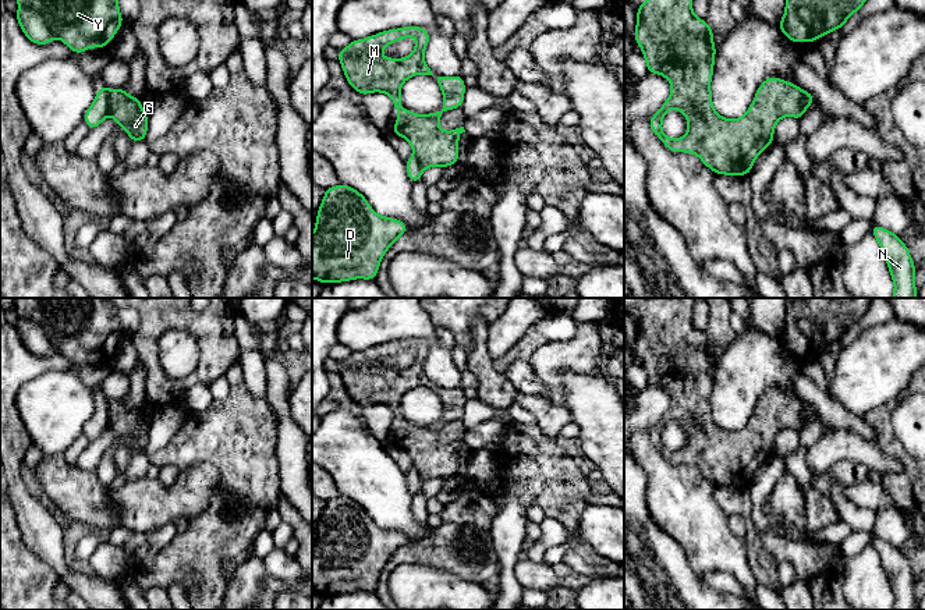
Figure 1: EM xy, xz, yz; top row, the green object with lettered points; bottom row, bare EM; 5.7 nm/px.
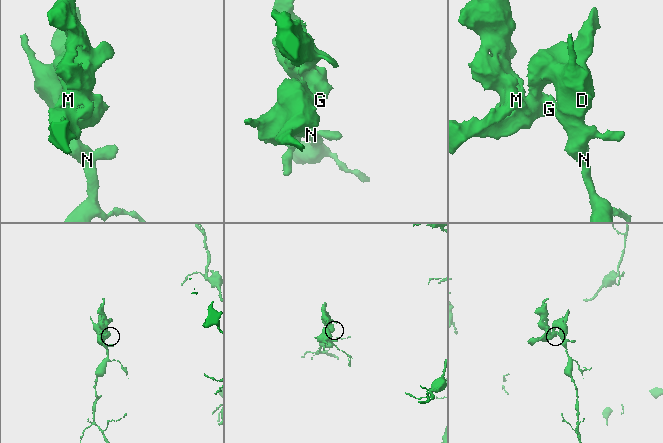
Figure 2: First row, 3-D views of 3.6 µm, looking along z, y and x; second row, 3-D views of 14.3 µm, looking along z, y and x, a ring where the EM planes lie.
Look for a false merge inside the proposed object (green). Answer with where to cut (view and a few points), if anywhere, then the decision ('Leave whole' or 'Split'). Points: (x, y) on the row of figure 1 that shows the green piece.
Split along xy (20, 4), (32, 7), (55, 34). Split

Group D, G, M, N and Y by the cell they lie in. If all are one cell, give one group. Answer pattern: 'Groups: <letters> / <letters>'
Groups: D N / G M Y

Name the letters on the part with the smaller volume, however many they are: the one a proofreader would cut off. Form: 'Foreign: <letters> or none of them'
Foreign: G, M, Y

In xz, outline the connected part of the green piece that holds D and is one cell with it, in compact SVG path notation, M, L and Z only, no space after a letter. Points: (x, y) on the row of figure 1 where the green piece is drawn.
M345 184L325 189L312 234L312 279L323 284L375 280L386 251L407 231L403 220L379 216L357 189Z

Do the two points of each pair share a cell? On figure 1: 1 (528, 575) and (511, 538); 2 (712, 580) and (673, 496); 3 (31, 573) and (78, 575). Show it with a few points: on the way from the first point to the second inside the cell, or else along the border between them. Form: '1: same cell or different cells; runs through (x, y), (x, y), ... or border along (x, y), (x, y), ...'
1: different cells; border along (523, 554), (514, 568), (514, 575), (521, 588)
2: different cells; border along (698, 574), (727, 571), (740, 585)
3: different cells; border along (32, 552), (52, 567), (59, 580)

